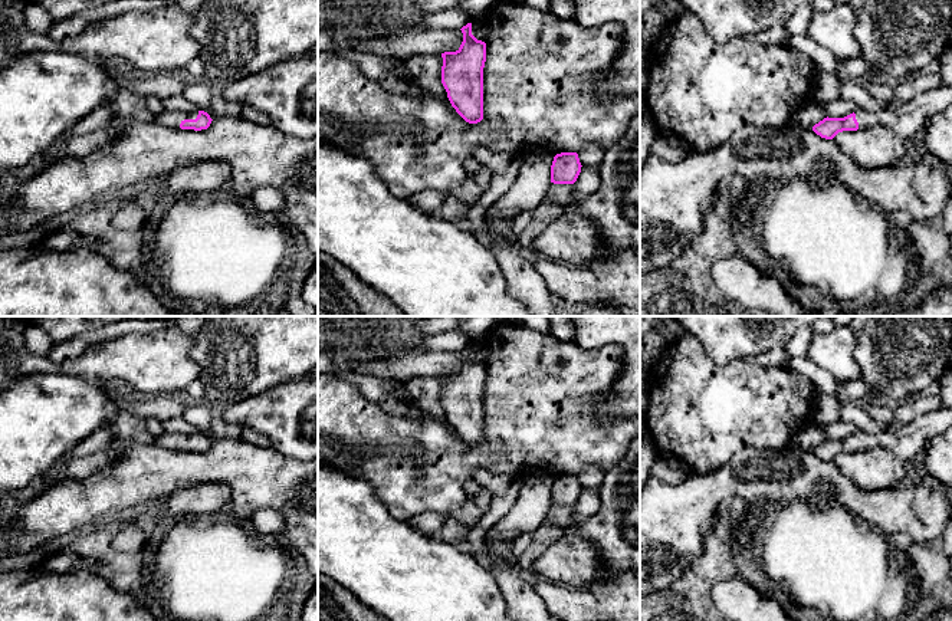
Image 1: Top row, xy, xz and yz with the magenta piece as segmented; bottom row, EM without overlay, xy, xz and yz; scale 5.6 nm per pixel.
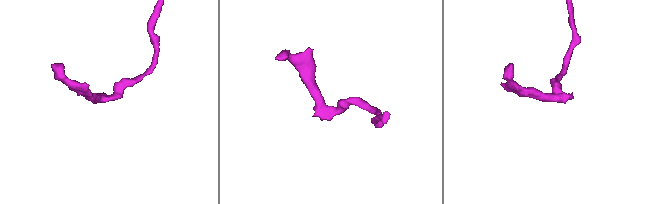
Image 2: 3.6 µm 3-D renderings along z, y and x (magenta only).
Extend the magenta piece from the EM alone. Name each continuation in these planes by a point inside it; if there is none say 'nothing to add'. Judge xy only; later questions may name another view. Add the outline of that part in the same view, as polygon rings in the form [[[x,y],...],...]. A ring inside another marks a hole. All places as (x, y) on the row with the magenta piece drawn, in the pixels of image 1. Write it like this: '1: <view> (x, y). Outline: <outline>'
1: xy (170, 118). Outline: [[[164,109],[160,115],[155,116],[155,122],[170,128],[180,128],[180,124],[184,119],[196,119],[197,115],[198,111],[181,112],[181,111]]]

